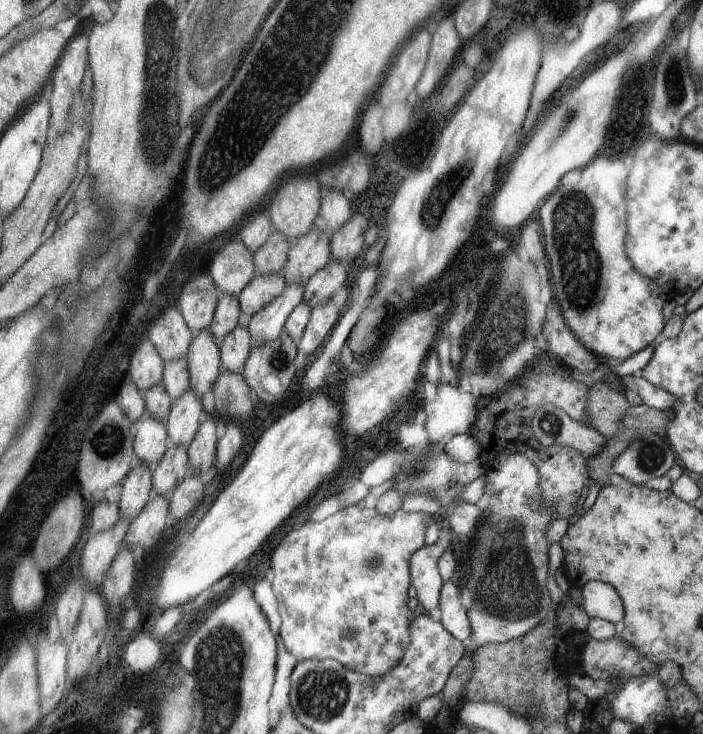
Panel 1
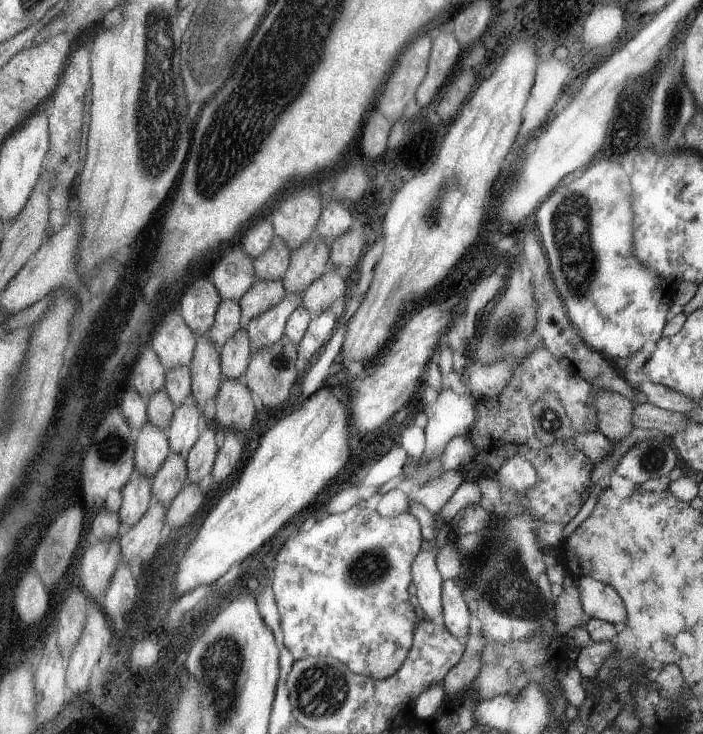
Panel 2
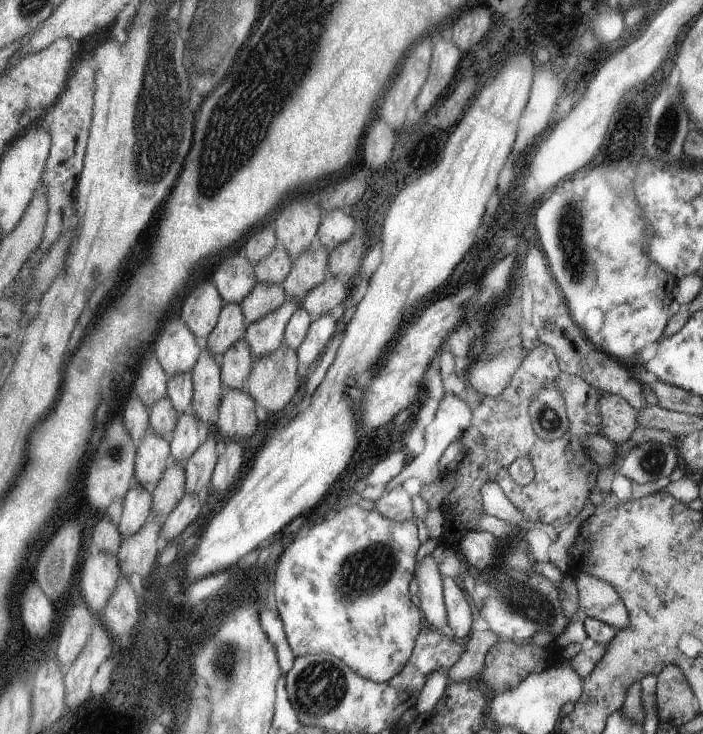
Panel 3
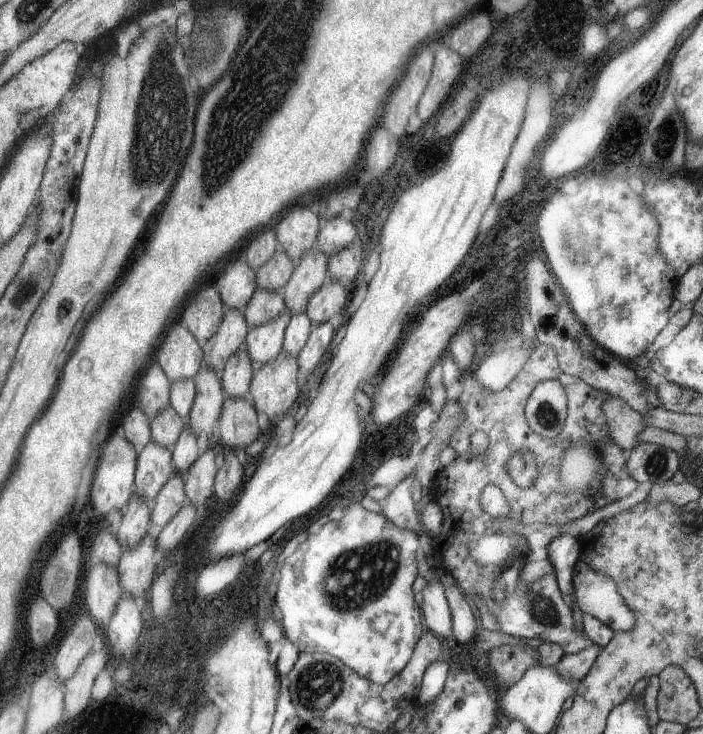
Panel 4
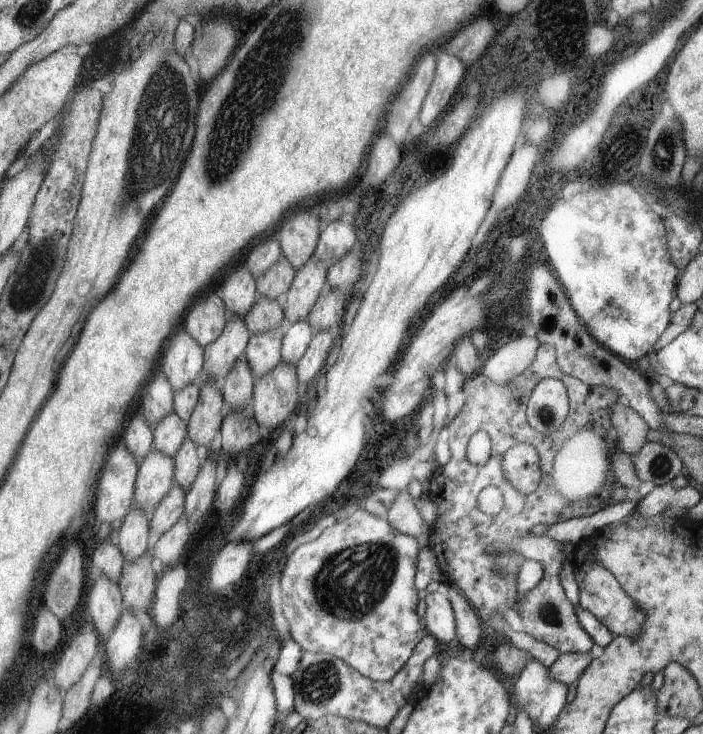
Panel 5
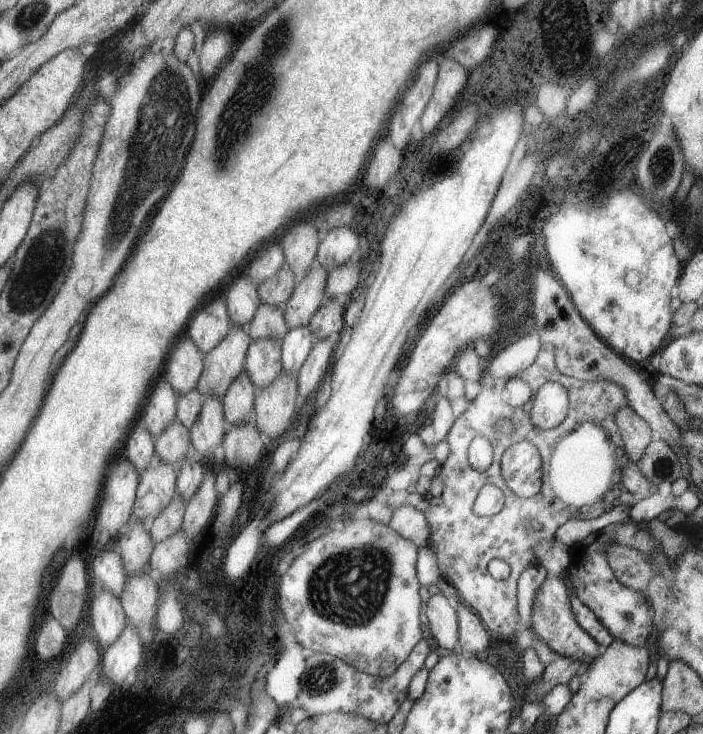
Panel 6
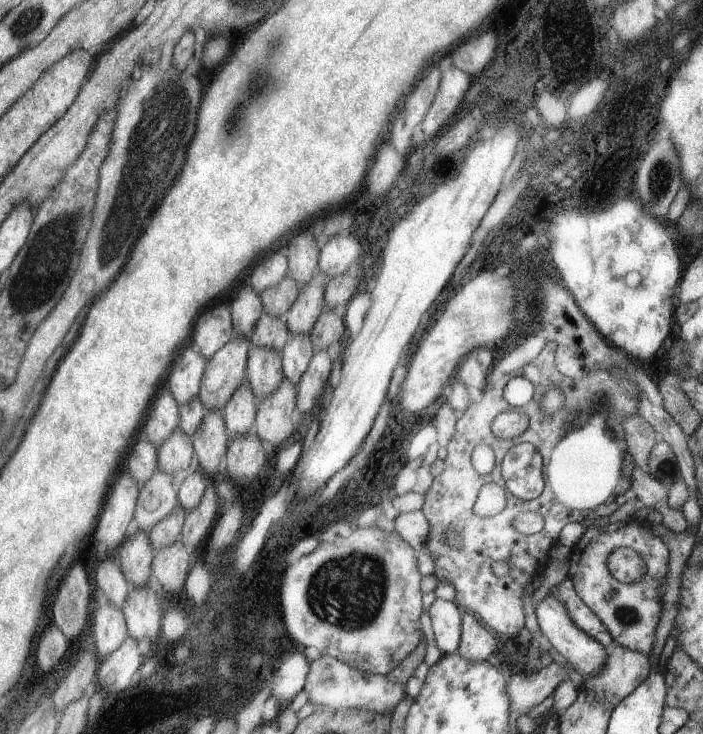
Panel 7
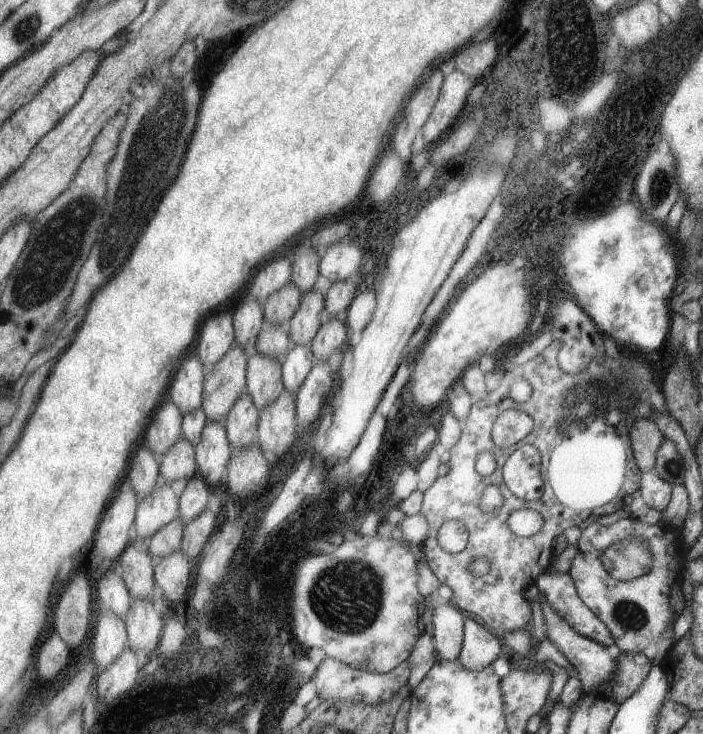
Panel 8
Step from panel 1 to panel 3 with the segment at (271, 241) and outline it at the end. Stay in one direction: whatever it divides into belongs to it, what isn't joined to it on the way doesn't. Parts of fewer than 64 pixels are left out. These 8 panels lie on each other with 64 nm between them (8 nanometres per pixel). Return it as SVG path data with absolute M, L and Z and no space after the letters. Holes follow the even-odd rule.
M278 242L268 258L254 264L258 283L281 285L293 270L294 260L289 252Z

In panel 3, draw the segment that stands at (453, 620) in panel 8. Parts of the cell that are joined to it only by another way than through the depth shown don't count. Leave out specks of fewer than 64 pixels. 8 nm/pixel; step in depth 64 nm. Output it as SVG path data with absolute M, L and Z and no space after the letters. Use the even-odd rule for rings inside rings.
M426 555L418 564L416 582L418 582L418 596L420 608L425 612L428 627L437 628L438 632L449 632L448 610L443 596L443 575L438 571L434 557Z

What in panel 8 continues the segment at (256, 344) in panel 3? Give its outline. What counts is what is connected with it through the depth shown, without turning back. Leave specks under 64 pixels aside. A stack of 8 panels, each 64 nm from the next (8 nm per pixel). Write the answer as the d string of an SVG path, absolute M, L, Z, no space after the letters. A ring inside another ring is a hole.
M257 352L247 357L245 392L252 398L259 412L270 406L282 394L282 365L281 361Z

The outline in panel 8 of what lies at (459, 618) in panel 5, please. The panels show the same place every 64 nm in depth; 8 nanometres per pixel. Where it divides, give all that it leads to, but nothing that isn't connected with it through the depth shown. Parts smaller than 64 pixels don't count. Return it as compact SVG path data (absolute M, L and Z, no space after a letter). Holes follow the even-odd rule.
M466 618L463 625L463 642L459 664L470 671L480 671L495 660L504 660L507 652L500 635L488 632L482 624Z

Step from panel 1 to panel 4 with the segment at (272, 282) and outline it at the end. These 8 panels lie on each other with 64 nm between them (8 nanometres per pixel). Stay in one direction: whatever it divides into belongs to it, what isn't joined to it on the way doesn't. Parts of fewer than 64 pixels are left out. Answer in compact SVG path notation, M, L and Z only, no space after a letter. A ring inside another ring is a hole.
M257 288L243 310L243 315L249 329L258 328L276 320L285 309L285 299L281 292L268 292Z

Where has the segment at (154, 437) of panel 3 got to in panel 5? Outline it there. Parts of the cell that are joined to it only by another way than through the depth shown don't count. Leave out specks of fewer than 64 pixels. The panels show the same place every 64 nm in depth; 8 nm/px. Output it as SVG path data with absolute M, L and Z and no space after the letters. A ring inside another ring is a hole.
M154 448L142 460L134 501L135 508L142 510L148 520L152 518L165 494L174 486L174 470L174 459Z

